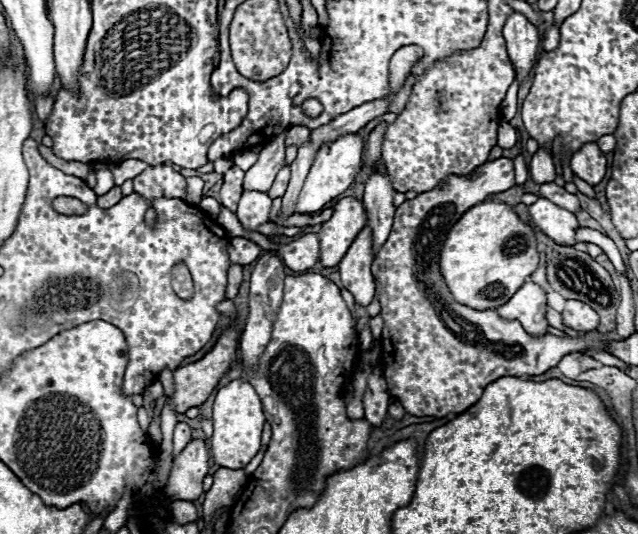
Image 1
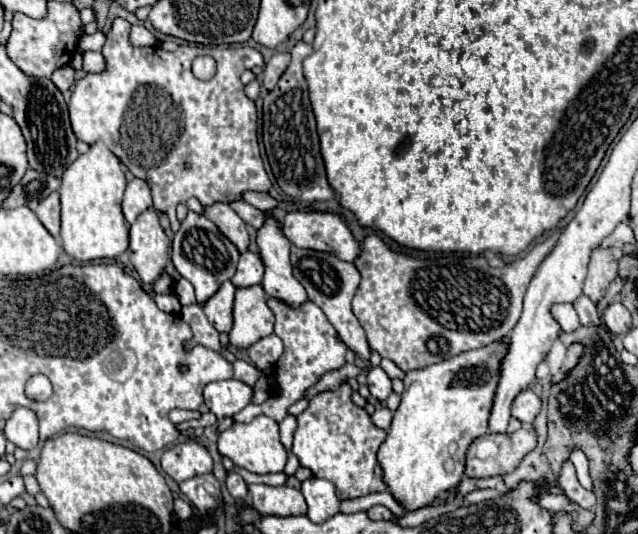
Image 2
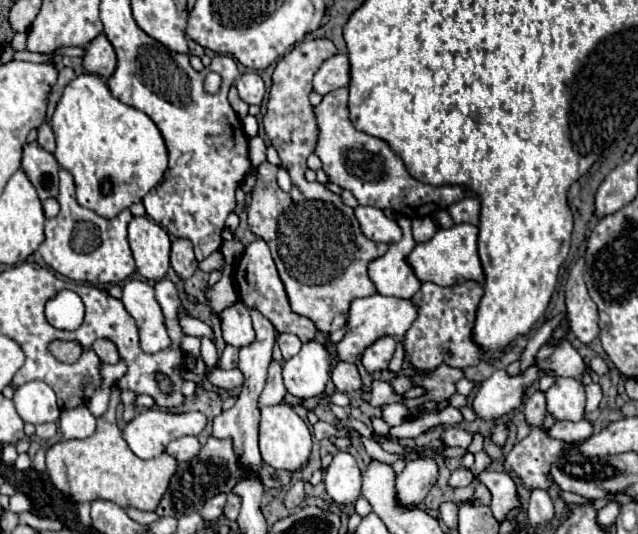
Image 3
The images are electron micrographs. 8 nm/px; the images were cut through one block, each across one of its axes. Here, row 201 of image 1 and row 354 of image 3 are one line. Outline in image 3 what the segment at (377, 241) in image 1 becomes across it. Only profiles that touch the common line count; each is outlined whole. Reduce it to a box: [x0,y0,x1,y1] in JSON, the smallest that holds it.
[362,336,396,374]

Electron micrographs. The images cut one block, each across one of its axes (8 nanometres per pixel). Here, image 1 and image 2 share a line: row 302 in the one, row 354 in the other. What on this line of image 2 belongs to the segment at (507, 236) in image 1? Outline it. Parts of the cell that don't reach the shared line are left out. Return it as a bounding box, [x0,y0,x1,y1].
[378,342,506,512]

